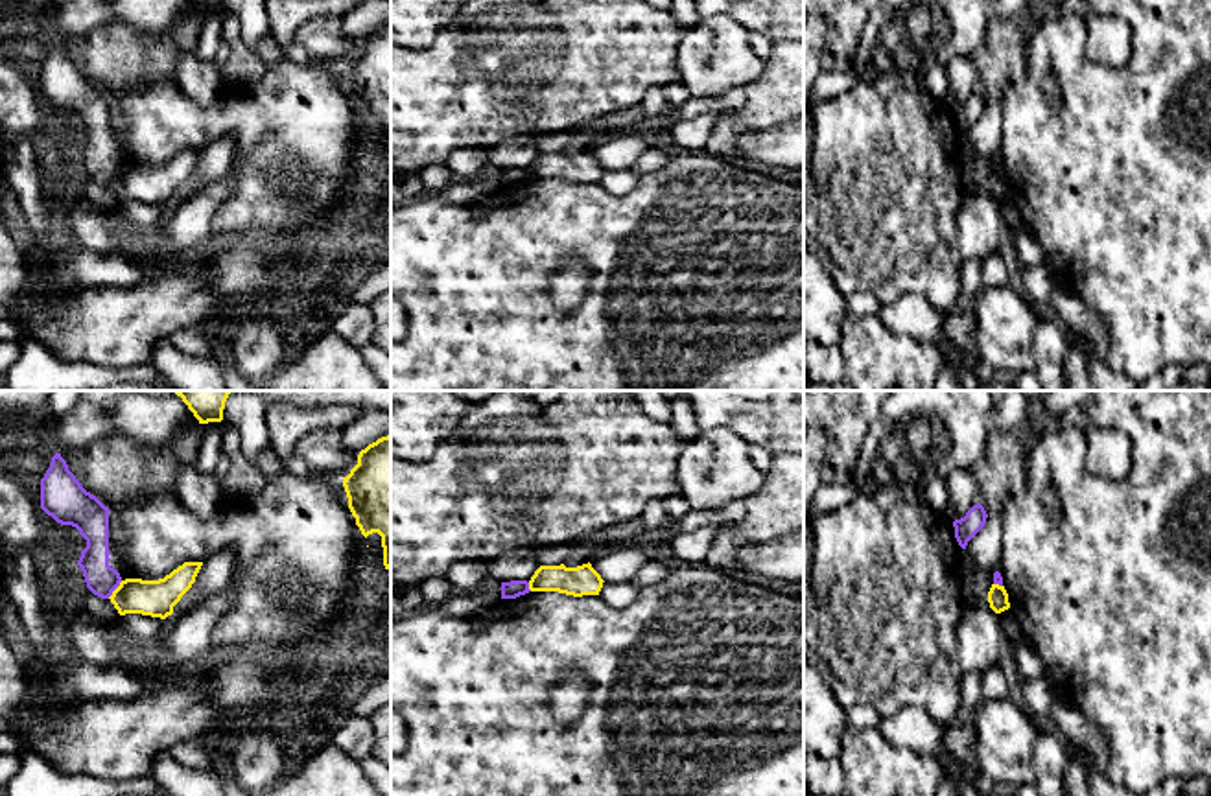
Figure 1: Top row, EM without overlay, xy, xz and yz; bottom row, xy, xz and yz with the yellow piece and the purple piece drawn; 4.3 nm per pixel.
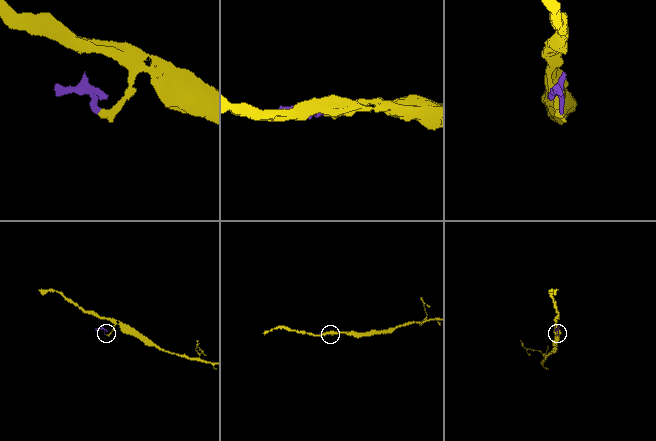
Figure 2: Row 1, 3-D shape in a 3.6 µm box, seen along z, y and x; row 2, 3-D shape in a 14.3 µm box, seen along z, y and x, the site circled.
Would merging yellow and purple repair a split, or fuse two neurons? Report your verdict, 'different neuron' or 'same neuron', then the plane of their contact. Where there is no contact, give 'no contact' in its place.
different neuron | xy

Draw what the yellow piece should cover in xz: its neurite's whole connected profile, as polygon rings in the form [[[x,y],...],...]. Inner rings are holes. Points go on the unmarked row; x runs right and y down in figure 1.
[[[592,151],[577,155],[560,153],[540,153],[529,168],[531,179],[558,179],[573,184],[599,182],[603,175],[601,162]]]

